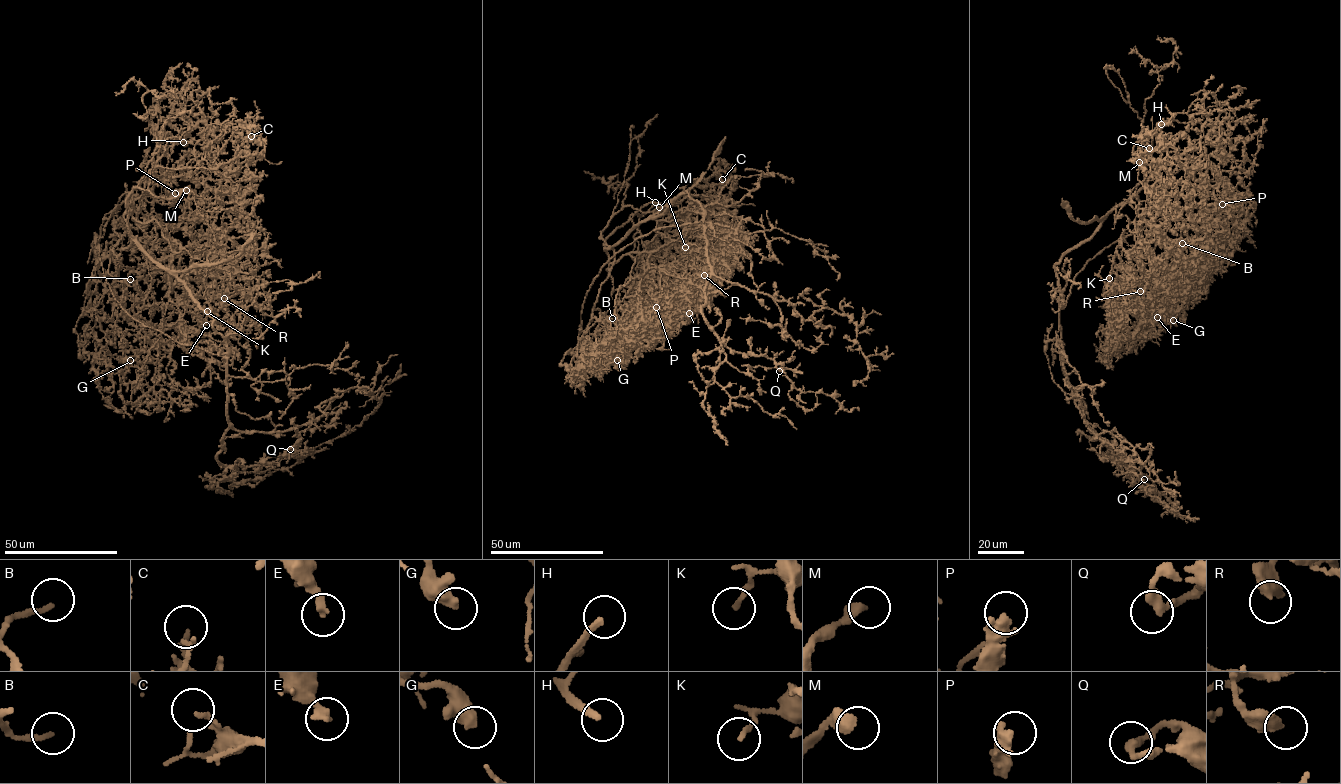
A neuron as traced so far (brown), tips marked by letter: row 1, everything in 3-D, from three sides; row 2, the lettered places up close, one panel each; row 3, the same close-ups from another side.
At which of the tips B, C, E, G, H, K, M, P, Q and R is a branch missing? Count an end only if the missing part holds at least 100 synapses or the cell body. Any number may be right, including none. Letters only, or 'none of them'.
B, H, M

